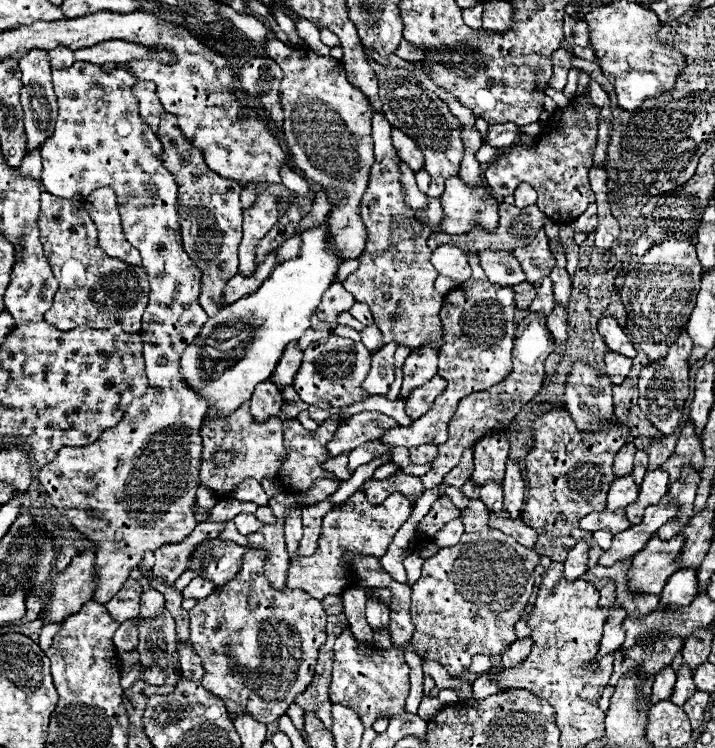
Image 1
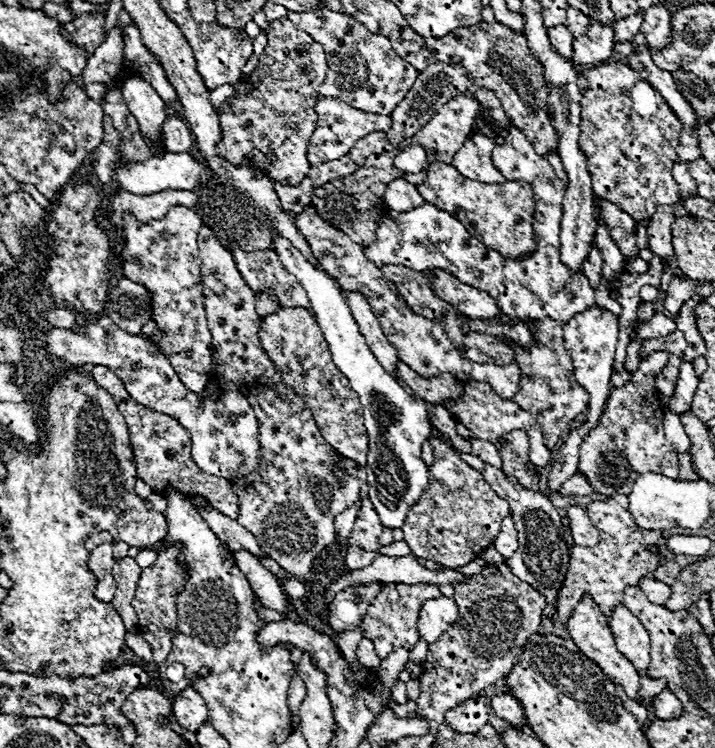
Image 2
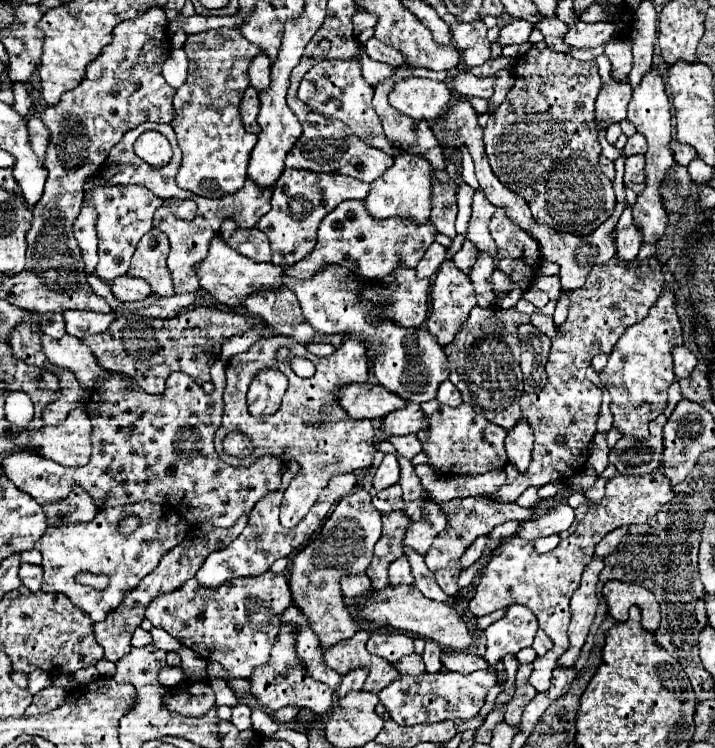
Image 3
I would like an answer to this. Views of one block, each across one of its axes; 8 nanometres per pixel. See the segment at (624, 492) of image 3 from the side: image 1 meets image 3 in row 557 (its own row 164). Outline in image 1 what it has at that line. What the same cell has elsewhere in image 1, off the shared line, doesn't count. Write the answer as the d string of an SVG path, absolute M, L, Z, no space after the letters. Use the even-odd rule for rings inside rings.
M574 104L558 108L548 124L544 126L534 150L524 146L514 146L510 152L498 156L484 172L488 186L498 198L514 194L520 182L528 182L538 192L538 208L554 222L574 222L590 202L594 202L594 192L588 182L588 168L592 168L594 148L598 138L598 116L600 108L586 106L574 112Z

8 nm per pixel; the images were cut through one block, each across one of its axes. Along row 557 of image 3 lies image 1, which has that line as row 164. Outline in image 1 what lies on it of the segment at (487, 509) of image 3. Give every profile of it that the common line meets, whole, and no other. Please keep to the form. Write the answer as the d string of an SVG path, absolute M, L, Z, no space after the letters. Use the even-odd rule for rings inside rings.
M376 66L374 70L380 82L378 94L388 122L394 128L400 128L406 136L410 136L420 146L420 150L424 152L424 170L432 178L428 196L440 196L444 192L444 182L452 176L458 176L460 172L460 162L464 156L464 144L460 138L460 132L462 132L460 120L452 116L444 100L440 100L432 90L428 90L406 68Z

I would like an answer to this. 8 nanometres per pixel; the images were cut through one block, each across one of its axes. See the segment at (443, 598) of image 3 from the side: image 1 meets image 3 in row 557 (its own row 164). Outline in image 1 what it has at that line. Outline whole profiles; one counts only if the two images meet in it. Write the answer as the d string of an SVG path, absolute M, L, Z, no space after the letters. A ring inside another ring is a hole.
M392 128L392 142L394 142L394 148L396 148L398 156L400 156L414 172L418 172L418 170L424 168L424 156L422 156L420 148L418 148L408 136L404 136L404 132Z

